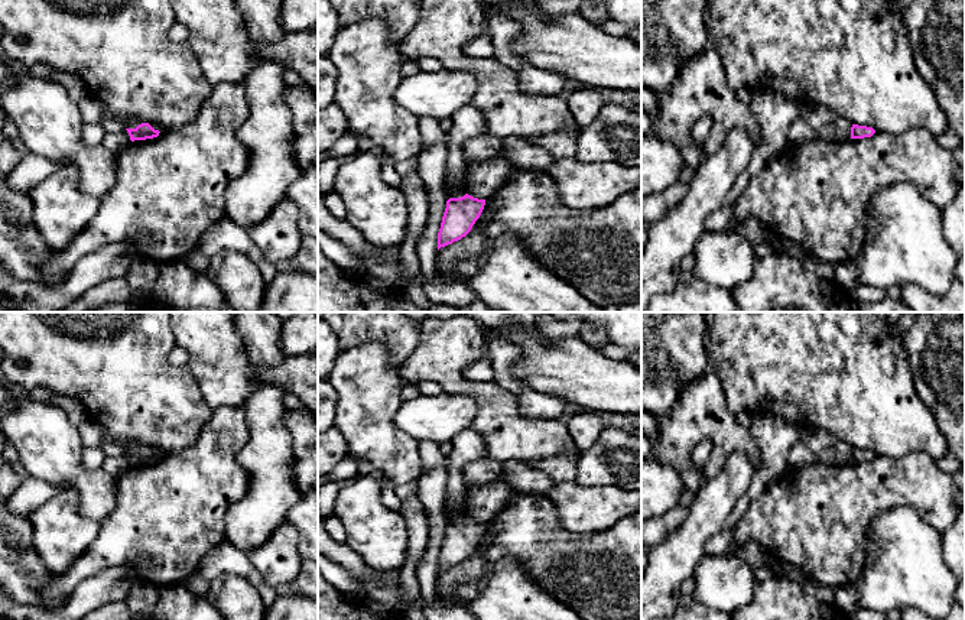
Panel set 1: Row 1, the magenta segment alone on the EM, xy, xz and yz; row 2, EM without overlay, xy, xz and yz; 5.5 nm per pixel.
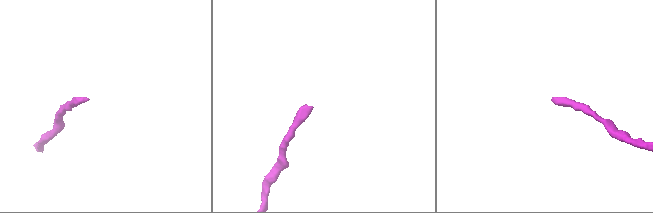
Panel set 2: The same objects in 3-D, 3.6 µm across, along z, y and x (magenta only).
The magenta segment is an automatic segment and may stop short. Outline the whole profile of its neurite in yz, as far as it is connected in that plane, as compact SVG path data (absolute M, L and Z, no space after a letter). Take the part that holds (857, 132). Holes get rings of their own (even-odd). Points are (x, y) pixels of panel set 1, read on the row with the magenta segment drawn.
M844 117L834 120L816 130L819 139L828 142L844 142L848 139L871 137L875 133L873 127L852 124Z

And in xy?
M142 123L136 129L126 129L130 140L146 140L146 139L153 139L166 132L165 127L156 123Z

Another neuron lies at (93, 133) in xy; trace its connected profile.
M84 123L82 124L82 142L87 146L101 146L105 130L101 123Z

